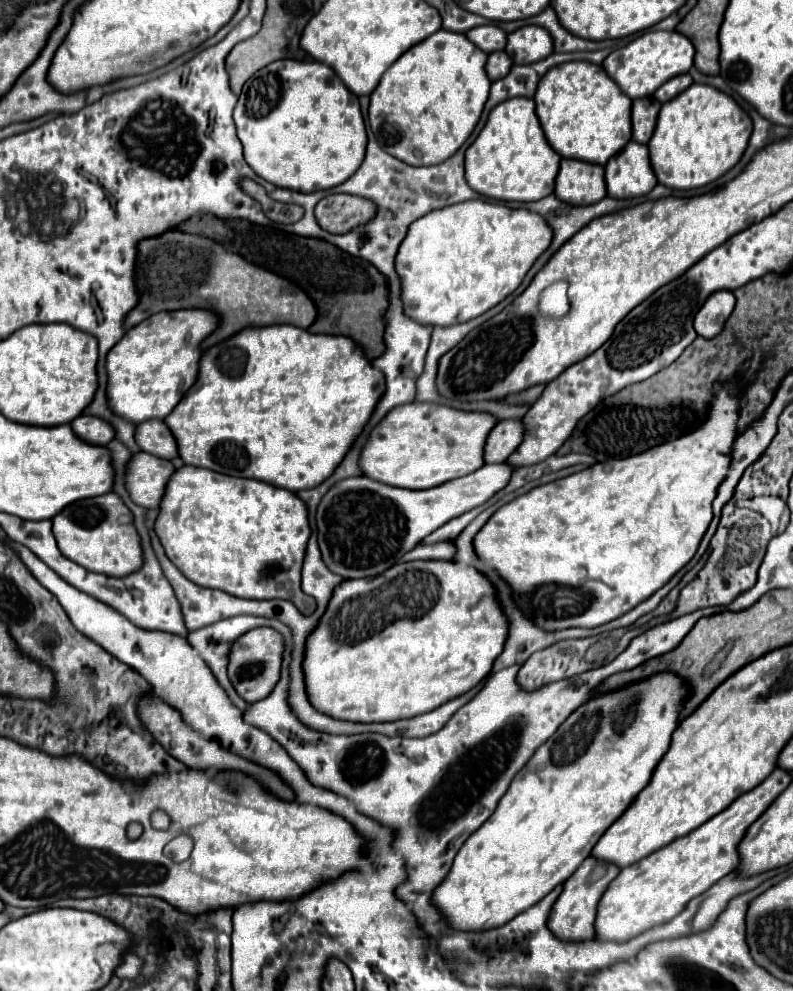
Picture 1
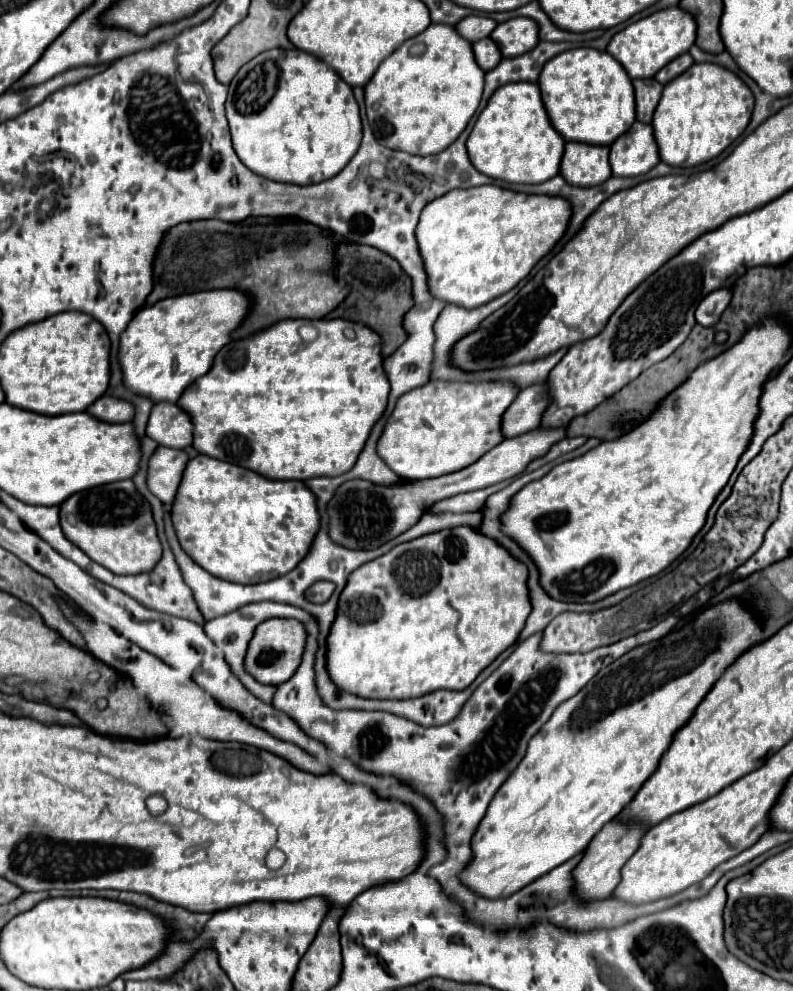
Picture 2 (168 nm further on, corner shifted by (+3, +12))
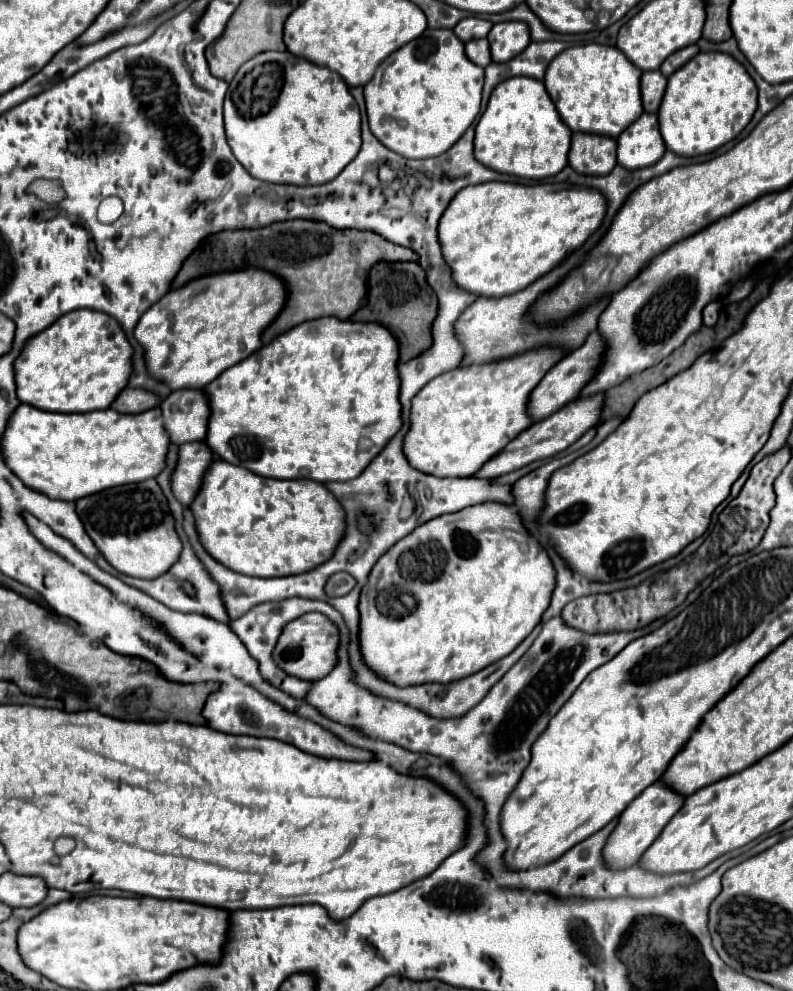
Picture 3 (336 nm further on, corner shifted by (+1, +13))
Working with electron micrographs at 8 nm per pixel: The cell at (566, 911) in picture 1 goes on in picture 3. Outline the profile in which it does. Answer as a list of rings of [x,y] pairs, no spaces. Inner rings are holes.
[[[657,780],[655,784],[651,784],[647,790],[643,790],[621,814],[617,828],[613,830],[613,834],[607,840],[607,846],[603,850],[603,856],[607,858],[607,862],[613,868],[627,868],[631,864],[635,864],[643,852],[651,846],[651,842],[655,842],[655,838],[661,834],[661,830],[667,826],[669,818],[675,816],[679,812],[679,808],[683,806],[685,798],[679,798],[679,794],[675,794],[675,790],[667,790],[667,786],[663,786],[661,780]]]

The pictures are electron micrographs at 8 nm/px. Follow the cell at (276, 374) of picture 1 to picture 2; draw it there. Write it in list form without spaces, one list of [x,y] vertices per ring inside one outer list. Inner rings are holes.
[[[283,319],[283,321],[259,331],[251,337],[227,343],[215,355],[215,361],[213,361],[211,369],[203,377],[193,381],[193,385],[189,385],[177,401],[177,407],[185,409],[191,415],[193,447],[199,453],[215,457],[219,461],[229,461],[229,463],[239,465],[239,467],[247,467],[247,469],[251,469],[255,473],[261,473],[263,477],[269,477],[269,479],[307,481],[307,479],[321,477],[321,475],[335,477],[335,475],[341,475],[341,473],[349,471],[355,465],[357,455],[361,453],[361,449],[367,441],[371,427],[375,425],[375,421],[383,415],[383,411],[387,407],[389,381],[387,381],[387,375],[381,367],[383,357],[379,353],[379,347],[381,347],[381,339],[375,331],[371,331],[363,323],[353,323],[353,321],[345,321],[345,319]]]

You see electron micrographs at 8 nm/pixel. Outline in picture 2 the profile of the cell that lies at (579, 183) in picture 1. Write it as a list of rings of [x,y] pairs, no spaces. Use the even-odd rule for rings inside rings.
[[[565,143],[561,177],[575,187],[595,187],[611,177],[609,147],[587,143]]]

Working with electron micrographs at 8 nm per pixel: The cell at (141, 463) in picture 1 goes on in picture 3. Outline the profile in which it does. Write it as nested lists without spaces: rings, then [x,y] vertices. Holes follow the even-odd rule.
[[[187,442],[179,446],[179,464],[173,474],[173,494],[183,506],[189,506],[203,482],[205,472],[213,464],[213,450],[207,442]]]

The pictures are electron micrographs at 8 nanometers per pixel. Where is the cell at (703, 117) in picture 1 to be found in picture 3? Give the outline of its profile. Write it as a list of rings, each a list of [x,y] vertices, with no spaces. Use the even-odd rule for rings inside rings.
[[[699,52],[687,66],[671,74],[659,108],[661,134],[667,148],[679,156],[715,152],[739,136],[757,110],[757,86],[745,66],[725,52]]]

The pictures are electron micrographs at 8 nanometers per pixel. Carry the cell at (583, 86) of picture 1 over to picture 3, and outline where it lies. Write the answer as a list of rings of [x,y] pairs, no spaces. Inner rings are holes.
[[[587,44],[563,50],[549,64],[545,74],[545,88],[563,122],[573,132],[591,130],[591,134],[617,138],[631,122],[635,122],[635,118],[639,118],[639,114],[643,114],[639,78],[641,70],[631,64],[619,48]]]

